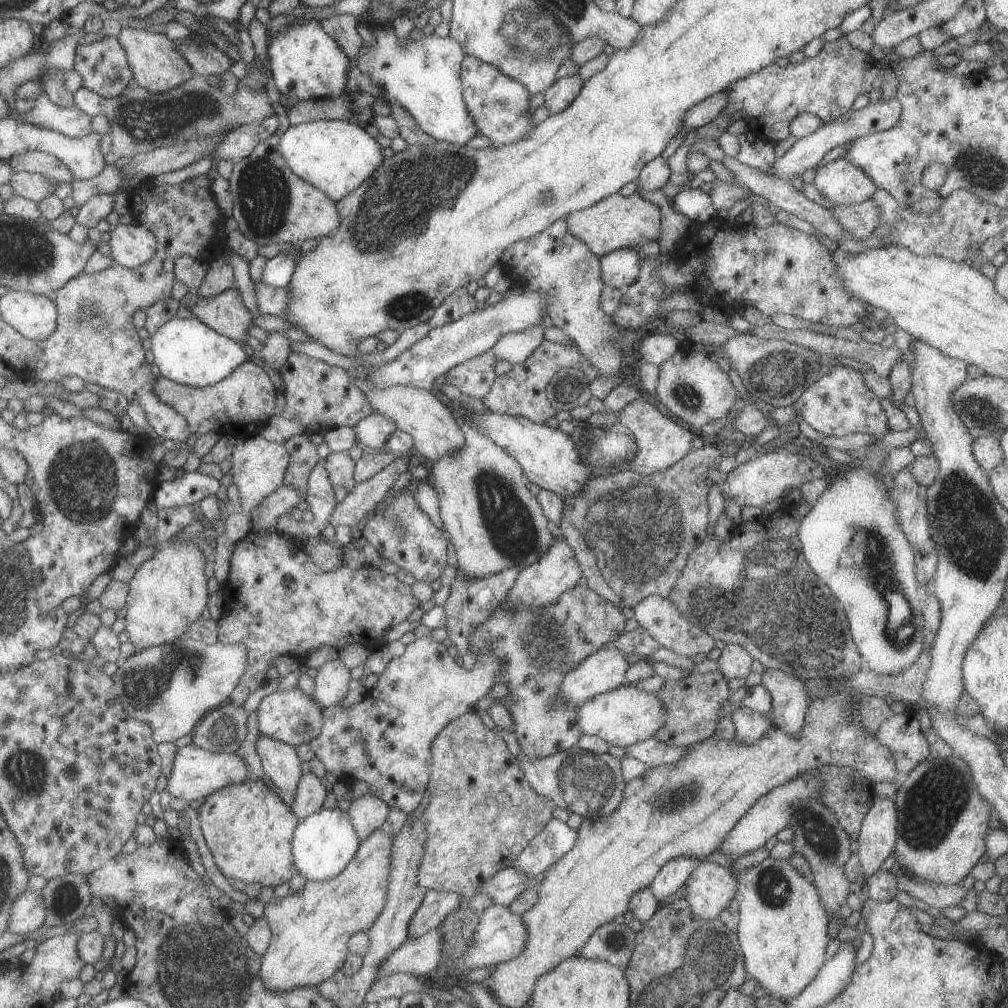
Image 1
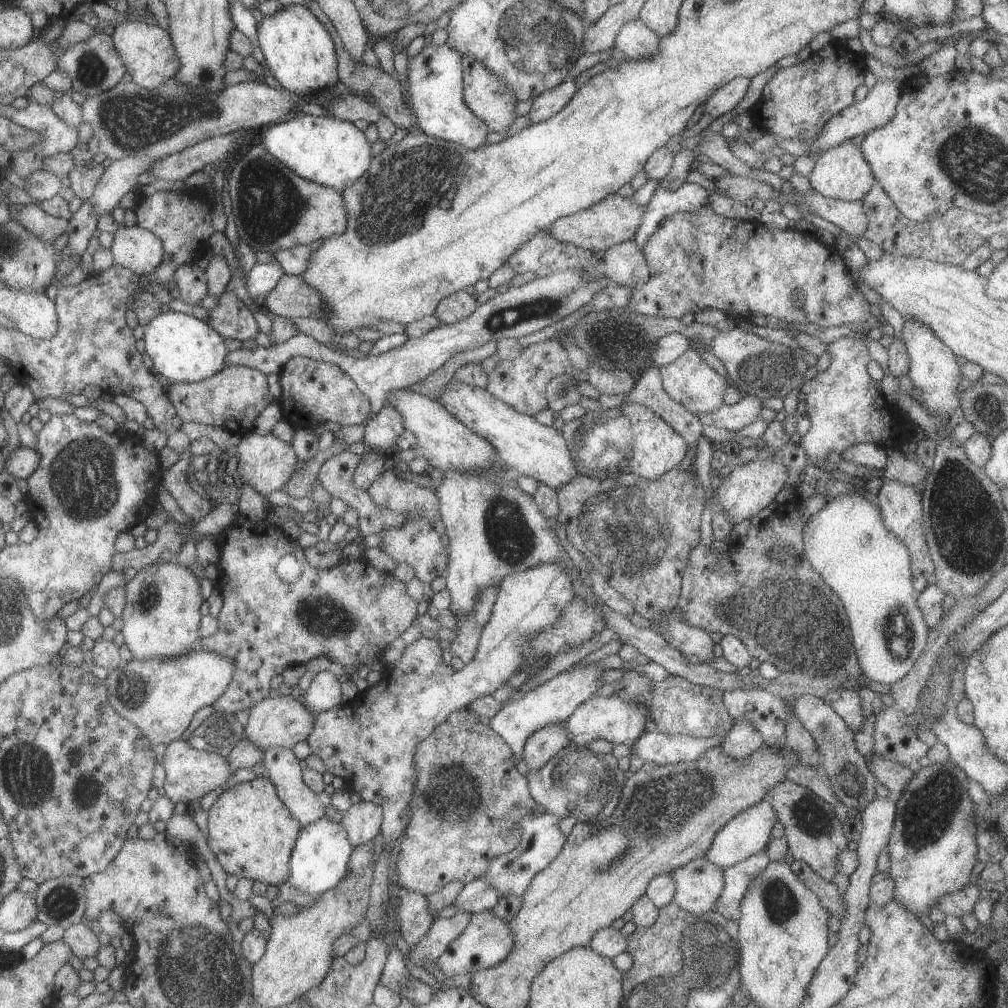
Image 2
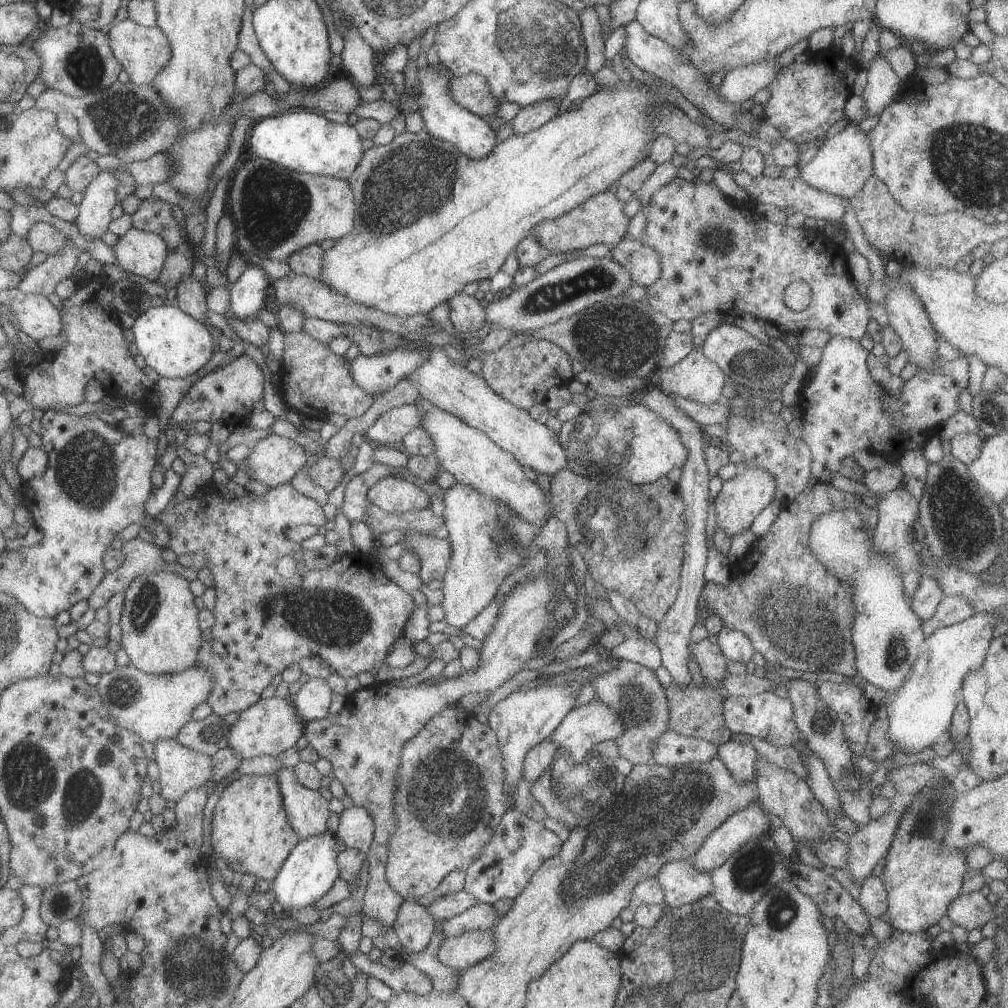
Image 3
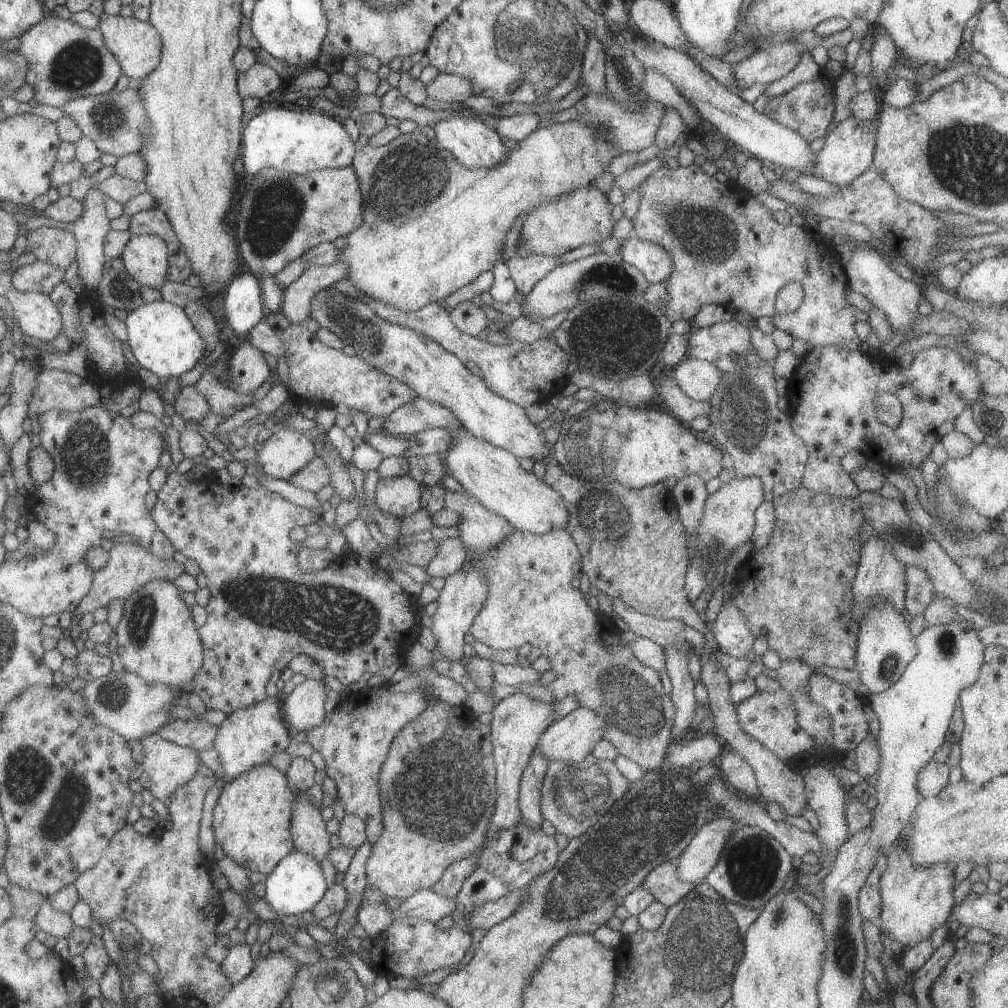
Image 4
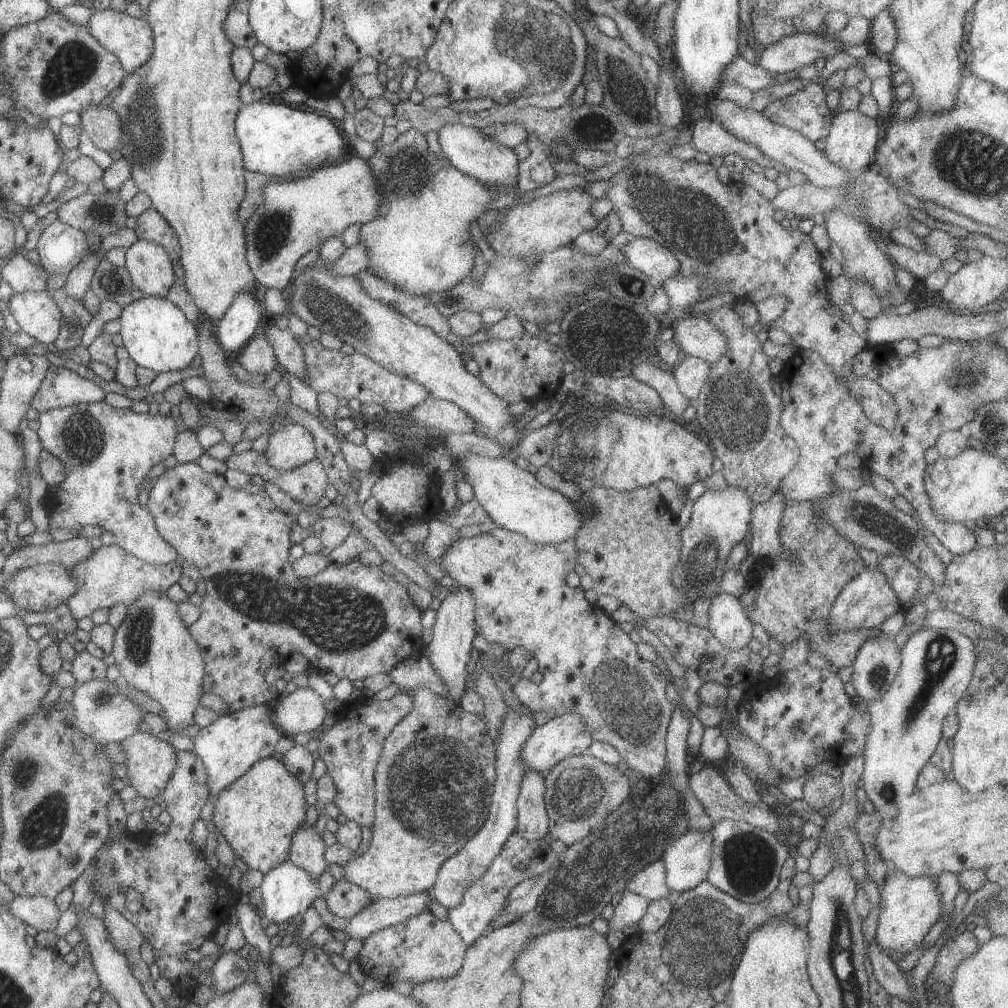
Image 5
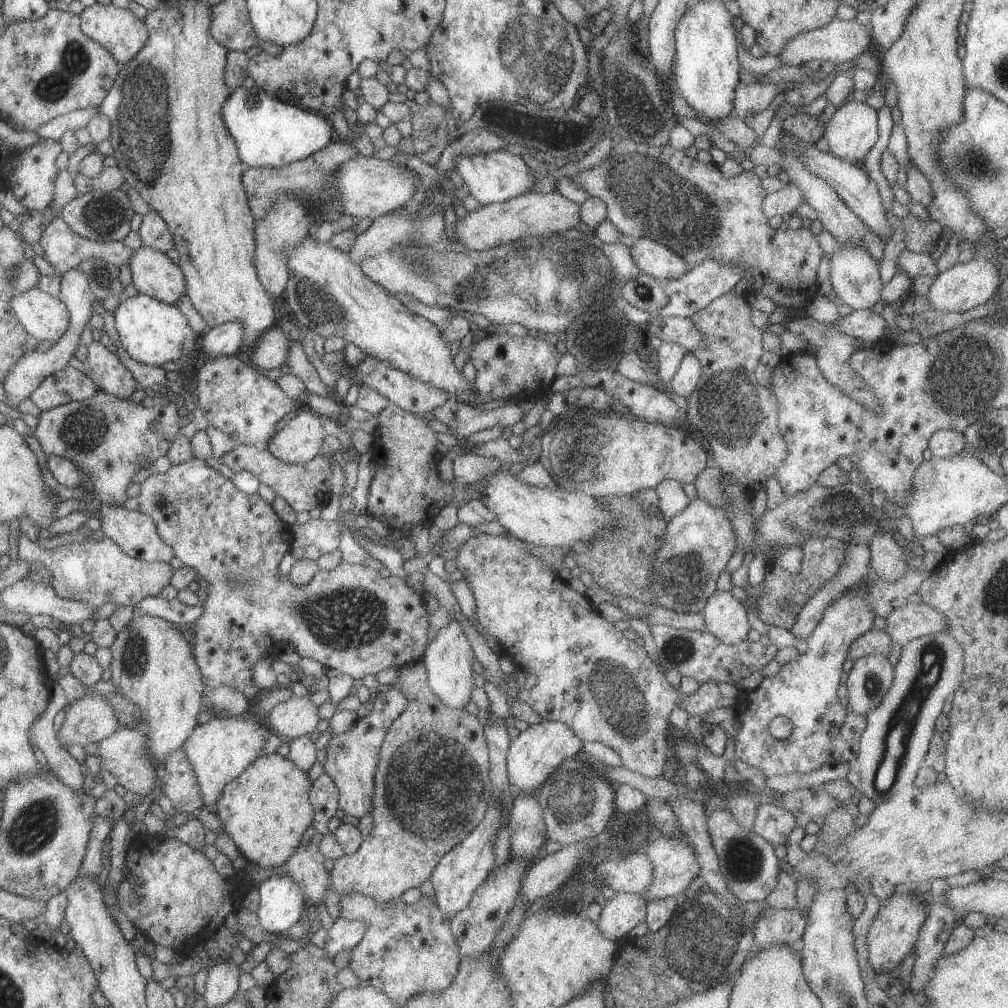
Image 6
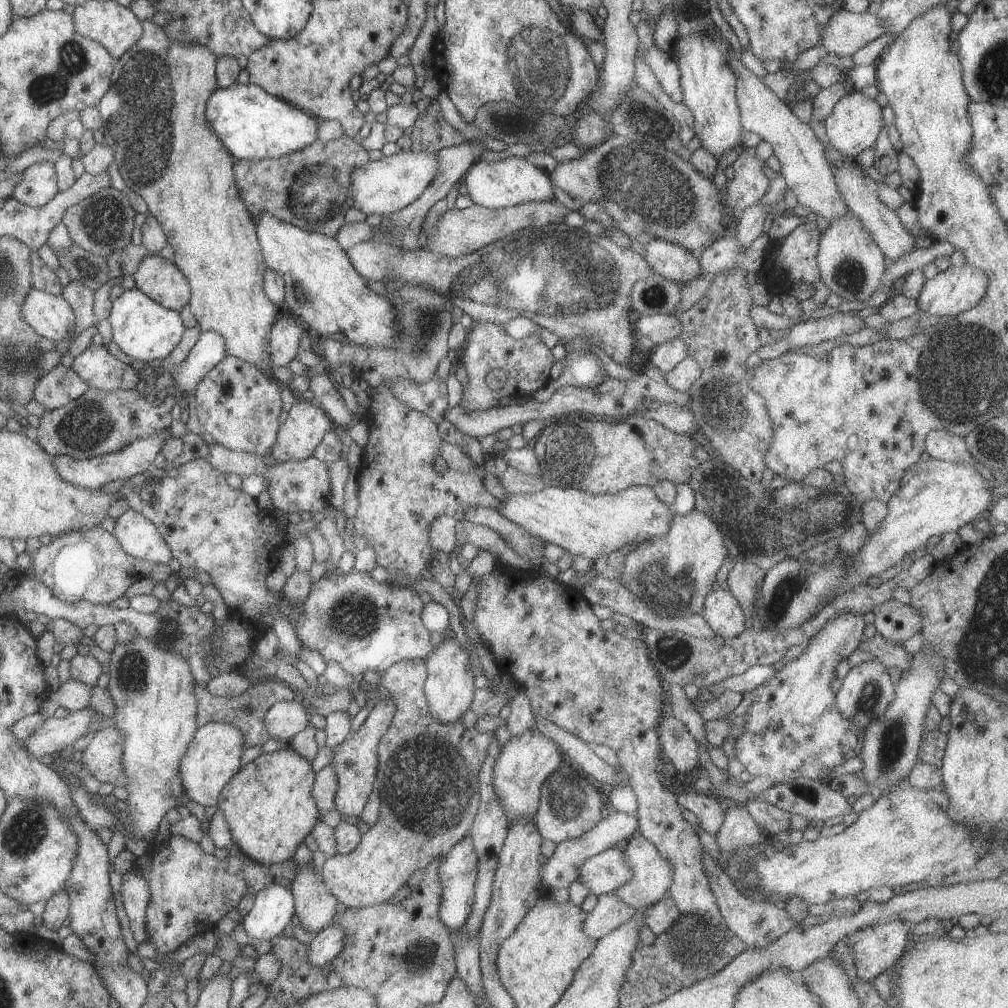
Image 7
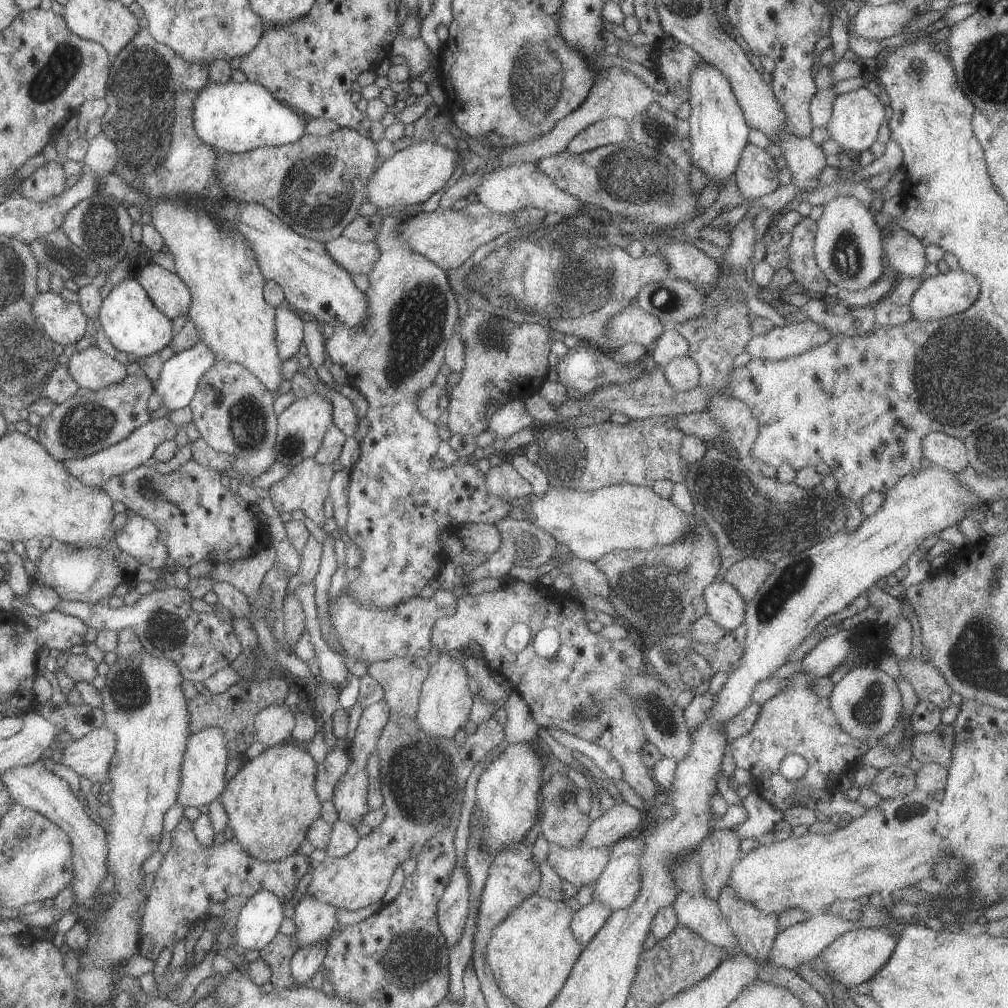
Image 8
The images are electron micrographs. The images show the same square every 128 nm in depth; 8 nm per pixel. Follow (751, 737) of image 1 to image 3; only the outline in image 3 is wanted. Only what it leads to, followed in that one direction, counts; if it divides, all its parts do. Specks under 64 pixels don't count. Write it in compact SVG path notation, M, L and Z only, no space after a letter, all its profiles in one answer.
M734 736L717 747L718 758L732 772L738 784L752 782L757 776L756 761L759 754L747 739L749 737Z

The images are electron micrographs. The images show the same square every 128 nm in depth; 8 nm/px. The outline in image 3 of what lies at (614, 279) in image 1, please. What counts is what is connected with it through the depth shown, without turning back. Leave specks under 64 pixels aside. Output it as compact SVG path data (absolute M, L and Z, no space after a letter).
M624 237L616 246L610 248L609 255L624 266L634 285L649 287L660 278L660 256L650 246L642 244L639 240Z

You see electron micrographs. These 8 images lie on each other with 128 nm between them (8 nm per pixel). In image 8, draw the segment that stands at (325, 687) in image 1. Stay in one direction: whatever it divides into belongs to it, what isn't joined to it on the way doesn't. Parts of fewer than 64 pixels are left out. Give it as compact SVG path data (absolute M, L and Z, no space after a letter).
M274 704L256 714L254 730L256 741L264 746L273 747L286 742L296 728L295 713L285 704Z

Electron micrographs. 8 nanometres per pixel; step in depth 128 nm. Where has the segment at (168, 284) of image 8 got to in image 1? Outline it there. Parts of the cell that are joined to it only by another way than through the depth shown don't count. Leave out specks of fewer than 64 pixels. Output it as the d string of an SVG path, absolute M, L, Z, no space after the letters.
M119 224L110 230L109 245L114 262L126 268L136 268L152 260L157 238L146 228L138 225Z

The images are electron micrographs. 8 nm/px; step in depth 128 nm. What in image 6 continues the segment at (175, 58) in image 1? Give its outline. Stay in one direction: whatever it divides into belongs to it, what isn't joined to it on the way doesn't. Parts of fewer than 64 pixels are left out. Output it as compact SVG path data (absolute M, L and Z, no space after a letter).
M96 3L85 7L79 17L82 32L99 42L106 50L110 50L110 54L116 58L116 62L121 67L128 64L148 42L149 34L146 23L139 20L130 9L120 8L112 3L106 6Z

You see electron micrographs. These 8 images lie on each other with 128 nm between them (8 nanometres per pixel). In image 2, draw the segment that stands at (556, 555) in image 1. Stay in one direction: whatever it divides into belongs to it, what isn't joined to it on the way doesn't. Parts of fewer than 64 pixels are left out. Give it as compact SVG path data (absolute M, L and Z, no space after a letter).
M550 562L524 572L509 574L500 583L500 592L492 609L492 618L483 628L474 658L465 663L463 668L456 670L451 665L444 664L439 640L422 636L407 644L401 659L394 666L386 668L380 682L368 686L365 691L360 691L354 700L316 715L314 730L306 740L312 754L316 754L323 761L328 772L342 777L350 791L357 792L361 800L374 802L382 808L381 831L385 846L390 846L402 832L405 832L412 816L410 802L418 780L414 758L416 746L426 740L434 732L434 728L442 724L452 712L468 708L476 698L492 695L502 684L508 683L522 666L524 656L520 648L528 644L536 634L552 626L574 596L572 576L564 562Z

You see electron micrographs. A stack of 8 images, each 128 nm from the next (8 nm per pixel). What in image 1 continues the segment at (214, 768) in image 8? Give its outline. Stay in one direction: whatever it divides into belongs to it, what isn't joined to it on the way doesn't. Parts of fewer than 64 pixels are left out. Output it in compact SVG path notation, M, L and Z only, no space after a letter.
M298 685L288 690L278 690L262 699L258 708L258 726L261 734L297 747L310 744L322 732L323 710L318 702L308 696Z

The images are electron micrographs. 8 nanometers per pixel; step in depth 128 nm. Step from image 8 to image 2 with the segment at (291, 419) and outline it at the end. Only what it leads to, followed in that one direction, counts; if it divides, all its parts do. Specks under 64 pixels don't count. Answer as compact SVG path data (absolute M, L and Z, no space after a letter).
M250 432L242 436L241 442L237 445L236 456L239 460L236 473L242 484L252 486L258 494L264 496L264 499L276 490L283 490L298 466L294 447L272 433L262 436Z

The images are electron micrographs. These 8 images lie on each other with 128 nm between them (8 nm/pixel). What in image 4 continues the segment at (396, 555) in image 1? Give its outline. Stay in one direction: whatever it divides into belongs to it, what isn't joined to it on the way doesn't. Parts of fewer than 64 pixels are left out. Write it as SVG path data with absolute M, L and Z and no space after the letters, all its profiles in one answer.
M516 529L497 546L475 559L469 557L465 543L459 538L441 540L437 556L428 564L431 577L452 577L471 563L482 574L488 584L488 597L482 611L474 620L469 633L477 641L493 649L495 655L507 649L519 649L530 644L542 651L542 657L550 660L551 670L558 676L546 688L520 688L527 698L542 703L556 703L568 696L574 696L579 707L592 710L607 725L603 740L609 741L620 755L638 763L646 771L663 767L670 745L674 742L671 729L675 718L675 707L671 696L666 694L660 674L654 668L647 668L634 656L630 642L621 638L621 631L612 617L598 611L587 595L572 587L572 580L582 574L581 552L566 529L544 535L534 535Z

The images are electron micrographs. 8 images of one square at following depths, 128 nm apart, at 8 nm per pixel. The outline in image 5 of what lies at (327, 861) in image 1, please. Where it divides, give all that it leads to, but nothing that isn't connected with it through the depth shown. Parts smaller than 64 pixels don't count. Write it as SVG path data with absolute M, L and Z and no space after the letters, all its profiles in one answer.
M289 860L264 875L260 890L262 890L264 902L264 916L274 924L300 917L316 899L324 894L318 886L318 880L314 880L306 870L302 870L300 866L292 864Z

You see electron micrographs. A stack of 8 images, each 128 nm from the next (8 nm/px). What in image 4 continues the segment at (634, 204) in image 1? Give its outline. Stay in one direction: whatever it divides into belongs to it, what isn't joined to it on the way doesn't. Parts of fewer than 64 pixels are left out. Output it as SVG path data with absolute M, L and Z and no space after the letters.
M593 185L576 188L551 202L543 203L526 215L516 256L562 258L566 252L572 252L583 244L600 243L612 236L612 228L616 223L611 216L612 210L606 194Z

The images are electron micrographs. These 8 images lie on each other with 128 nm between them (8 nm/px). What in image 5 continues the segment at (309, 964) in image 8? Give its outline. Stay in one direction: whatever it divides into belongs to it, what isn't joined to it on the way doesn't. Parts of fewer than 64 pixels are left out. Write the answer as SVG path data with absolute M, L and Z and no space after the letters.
M427 891L394 899L378 899L350 917L350 922L343 932L348 934L348 938L364 940L373 932L398 924L406 918L418 916L426 910L430 911L431 896L432 893Z

